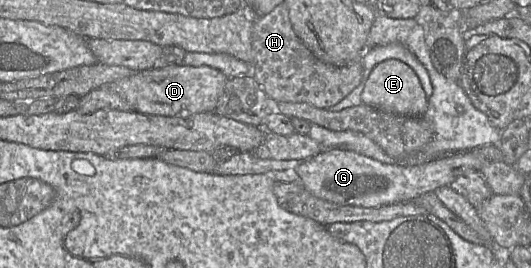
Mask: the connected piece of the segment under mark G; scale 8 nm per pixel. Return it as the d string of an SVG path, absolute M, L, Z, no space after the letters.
M323 149L320 153L317 155L302 161L299 163L297 167L297 174L298 178L304 188L309 191L312 195L314 195L317 198L330 201L333 203L337 203L340 205L352 205L352 206L360 206L360 207L380 207L383 205L389 205L389 204L395 204L395 203L400 203L400 202L405 202L405 201L410 201L424 193L434 191L439 187L442 186L449 186L458 176L462 175L466 171L481 171L486 165L488 165L491 162L498 162L498 161L490 161L486 157L484 157L482 154L480 154L477 150L473 149L470 151L465 151L465 152L457 152L454 154L446 154L444 156L438 157L435 160L432 160L426 164L422 165L400 165L400 164L385 164L380 161L377 161L373 158L361 155L355 151L351 150L345 150L345 149Z

